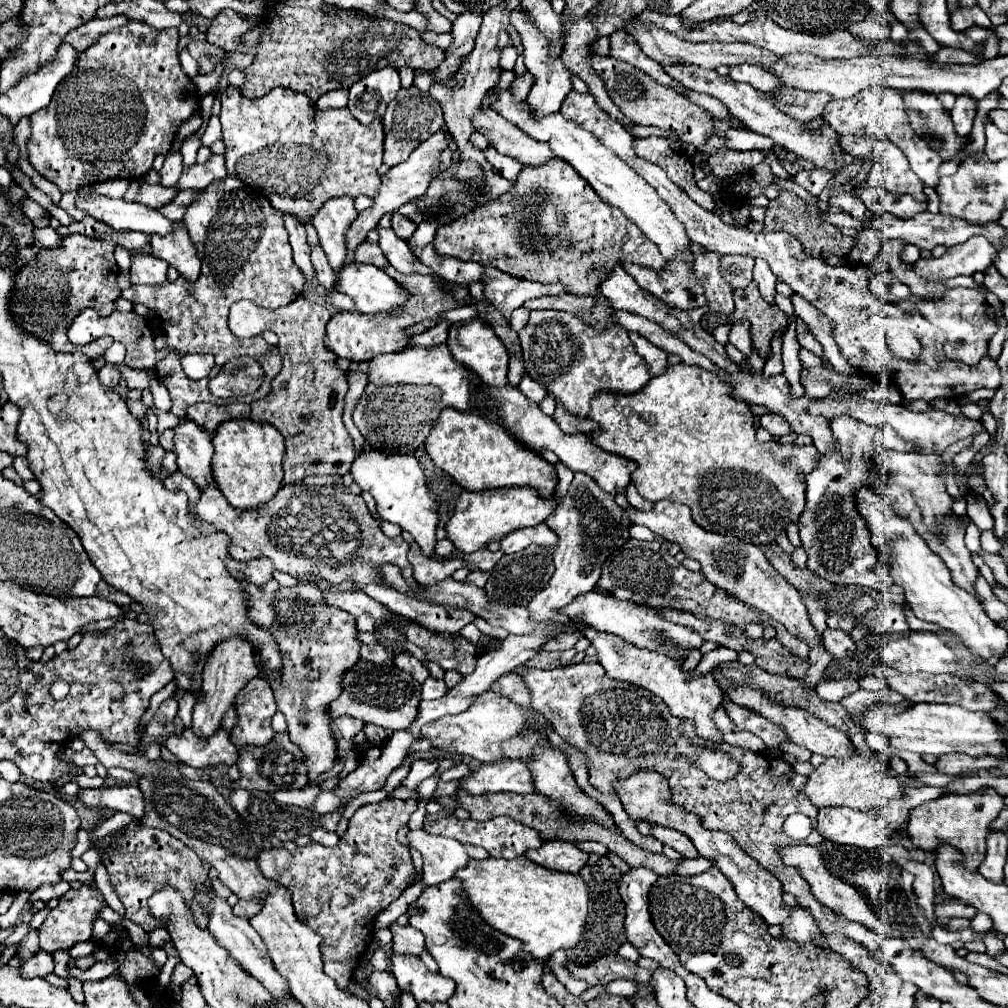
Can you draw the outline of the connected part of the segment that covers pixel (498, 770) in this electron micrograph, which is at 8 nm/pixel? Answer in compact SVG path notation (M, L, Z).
M514 759L514 761L494 761L484 763L480 769L472 771L468 777L462 779L462 785L458 789L464 789L468 795L484 795L484 793L534 793L532 785L532 773L528 769L528 763Z

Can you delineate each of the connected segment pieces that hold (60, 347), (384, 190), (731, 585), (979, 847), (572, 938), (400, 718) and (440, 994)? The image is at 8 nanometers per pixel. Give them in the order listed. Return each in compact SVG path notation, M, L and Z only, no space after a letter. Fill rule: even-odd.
M68 235L60 247L42 247L36 257L24 265L14 277L10 295L10 317L26 333L50 343L54 351L62 353L84 353L90 361L104 355L108 347L96 345L72 345L66 337L68 325L84 309L96 309L98 315L106 317L114 311L114 301L120 297L116 283L118 265L114 259L114 245L110 241L90 241L90 237Z
M440 131L436 135L432 135L428 141L424 141L420 147L414 149L414 153L400 165L392 167L386 175L382 175L382 185L378 189L378 195L374 197L374 205L366 211L362 211L358 215L358 219L352 223L348 237L346 237L346 245L348 249L356 249L356 245L360 245L370 229L378 227L378 221L386 215L386 213L394 213L398 211L398 207L402 207L404 203L408 203L414 197L422 197L430 185L430 181L436 177L436 173L440 171L440 153L442 149L448 147L448 133Z
M658 501L654 505L654 509L648 513L638 511L638 509L626 509L626 513L628 513L630 521L634 521L636 525L644 525L650 531L654 531L656 535L664 537L666 541L680 545L680 549L686 553L686 557L696 559L702 565L702 573L716 587L728 591L730 595L738 597L740 601L752 605L752 607L768 613L772 619L780 621L788 629L788 633L792 633L796 639L804 641L810 649L818 647L822 643L814 625L808 621L808 611L800 599L800 593L796 589L792 589L792 585L788 585L788 581L784 581L784 577L780 577L780 573L776 573L776 569L772 569L772 565L764 557L760 545L740 541L734 535L710 533L710 531L698 527L690 517L690 509L686 505L680 505L674 501Z
M978 791L970 795L948 793L948 797L940 797L940 801L928 801L910 811L910 819L906 825L906 833L914 847L936 853L940 845L950 845L958 849L968 863L968 871L976 871L976 867L984 861L986 855L986 837L988 825L994 821L1004 807L1004 799L994 791Z
M516 857L516 859L470 859L464 869L460 869L456 879L462 881L462 891L480 917L494 927L496 931L514 937L522 941L522 951L530 953L536 959L548 959L556 949L570 949L580 941L582 927L588 917L588 887L582 881L580 875L570 875L570 873L560 873L560 871L550 871L528 857Z
M358 659L358 663L342 675L342 693L336 701L326 707L330 719L350 715L362 723L372 723L390 731L406 731L418 719L418 705L422 699L422 683L418 683L410 673L404 673L394 663L376 665Z
M392 953L392 975L402 991L410 991L416 1001L448 1001L454 993L454 981L432 973L420 957Z

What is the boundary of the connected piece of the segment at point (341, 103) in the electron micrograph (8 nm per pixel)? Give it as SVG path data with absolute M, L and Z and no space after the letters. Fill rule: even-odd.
M336 89L336 91L328 91L324 93L324 97L320 97L316 101L318 109L322 111L330 111L330 109L344 109L348 105L348 91L344 89Z

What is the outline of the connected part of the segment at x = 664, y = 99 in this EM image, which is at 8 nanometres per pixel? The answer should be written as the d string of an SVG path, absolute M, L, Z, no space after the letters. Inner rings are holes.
M594 55L590 61L592 61L592 69L602 77L604 87L606 87L608 95L612 97L614 105L632 123L662 127L662 129L674 133L682 143L694 145L696 149L702 149L708 155L714 155L724 145L724 137L718 137L714 133L712 115L708 111L700 109L698 105L690 103L686 97L682 97L674 89L668 89L668 87L656 83L644 71L634 69L632 65L628 65L624 61L616 61L612 57L600 57L600 55Z

